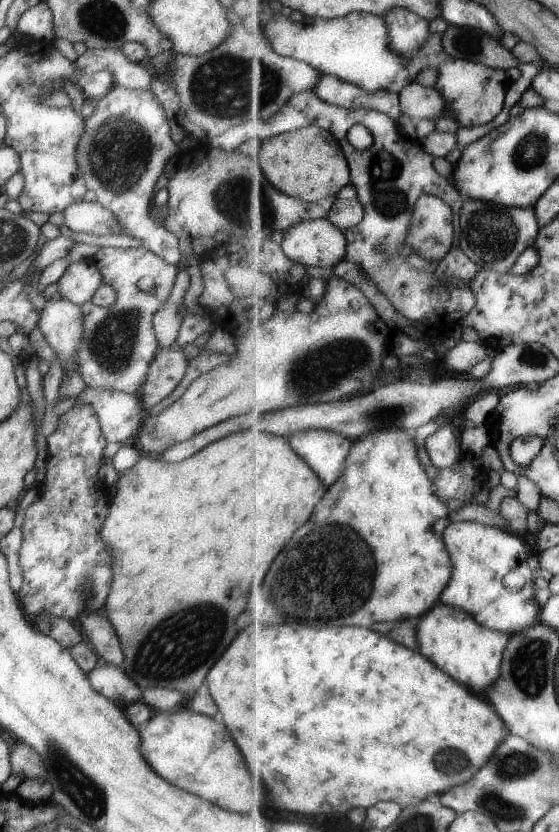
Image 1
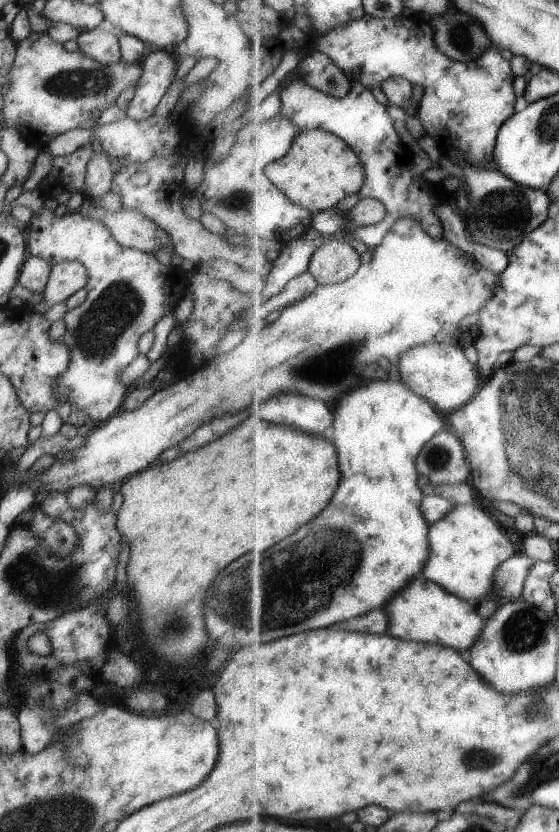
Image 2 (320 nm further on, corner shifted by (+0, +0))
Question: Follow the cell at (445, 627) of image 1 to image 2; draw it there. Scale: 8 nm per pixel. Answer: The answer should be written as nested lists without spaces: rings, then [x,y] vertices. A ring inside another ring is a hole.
[[[423,575],[413,579],[410,585],[402,588],[393,600],[387,604],[389,608],[389,632],[391,636],[415,642],[435,642],[443,646],[451,646],[457,650],[471,648],[485,628],[486,619],[479,616],[474,602],[453,594],[439,583],[426,579]]]

